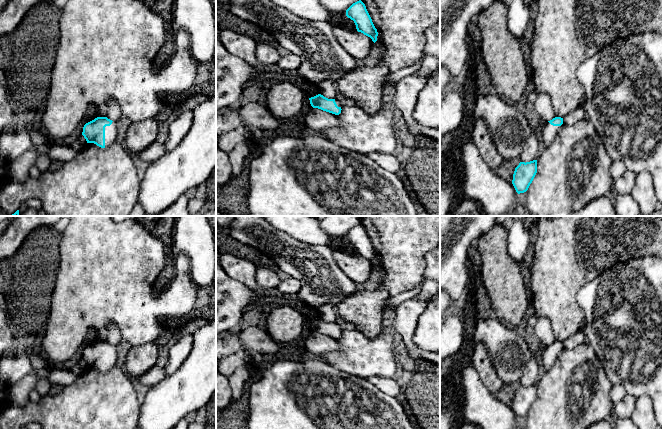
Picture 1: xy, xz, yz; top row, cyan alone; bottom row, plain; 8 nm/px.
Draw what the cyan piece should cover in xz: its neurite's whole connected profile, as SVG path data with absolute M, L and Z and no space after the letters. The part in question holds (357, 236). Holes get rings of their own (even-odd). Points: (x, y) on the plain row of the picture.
M361 224L353 227L346 234L346 240L354 245L358 256L370 261L374 267L377 265L377 253L372 246L365 228Z

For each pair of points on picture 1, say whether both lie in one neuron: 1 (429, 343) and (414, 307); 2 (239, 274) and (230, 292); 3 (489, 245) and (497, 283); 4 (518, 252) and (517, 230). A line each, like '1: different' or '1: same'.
1: different
2: different
3: same
4: same

